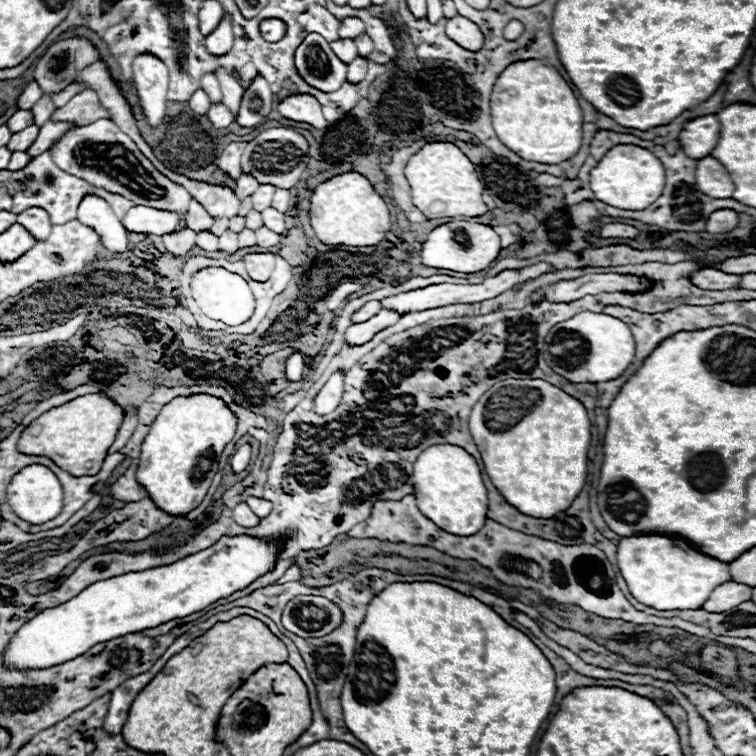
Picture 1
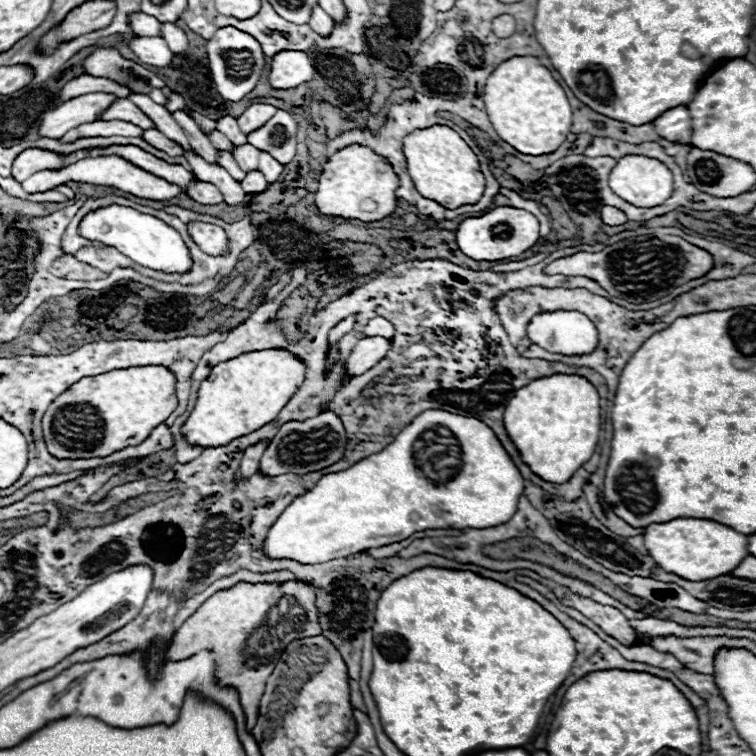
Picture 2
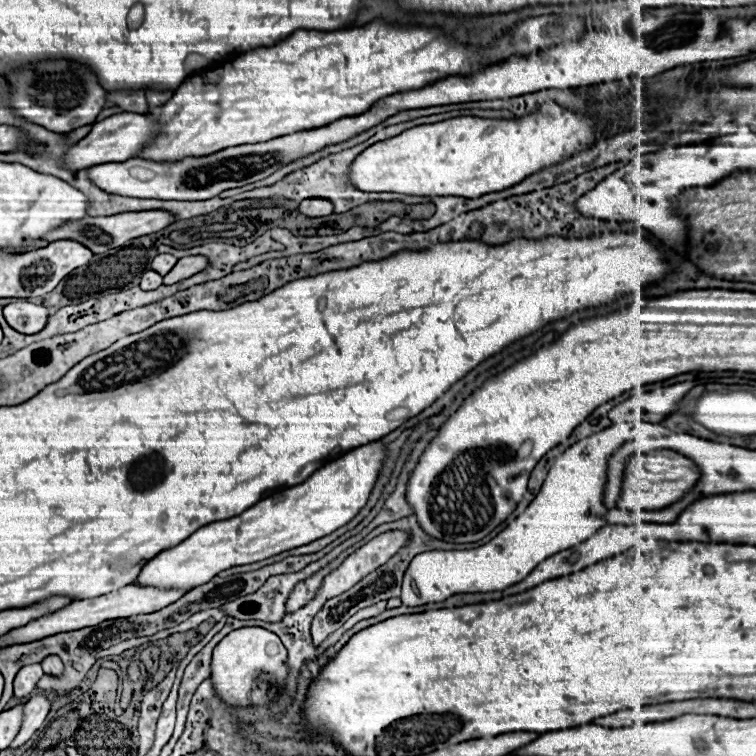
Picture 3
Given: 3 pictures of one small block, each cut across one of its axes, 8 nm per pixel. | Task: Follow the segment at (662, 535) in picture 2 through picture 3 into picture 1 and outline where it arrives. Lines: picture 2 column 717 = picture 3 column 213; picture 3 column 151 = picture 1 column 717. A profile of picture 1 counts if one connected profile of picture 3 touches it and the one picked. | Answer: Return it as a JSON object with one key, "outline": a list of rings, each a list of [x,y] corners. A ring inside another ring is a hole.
{"outline":[[[622,538],[618,544],[616,562],[630,594],[644,606],[656,610],[698,610],[710,598],[710,592],[716,586],[732,580],[724,562],[716,562],[706,554],[696,552],[680,538]]]}

